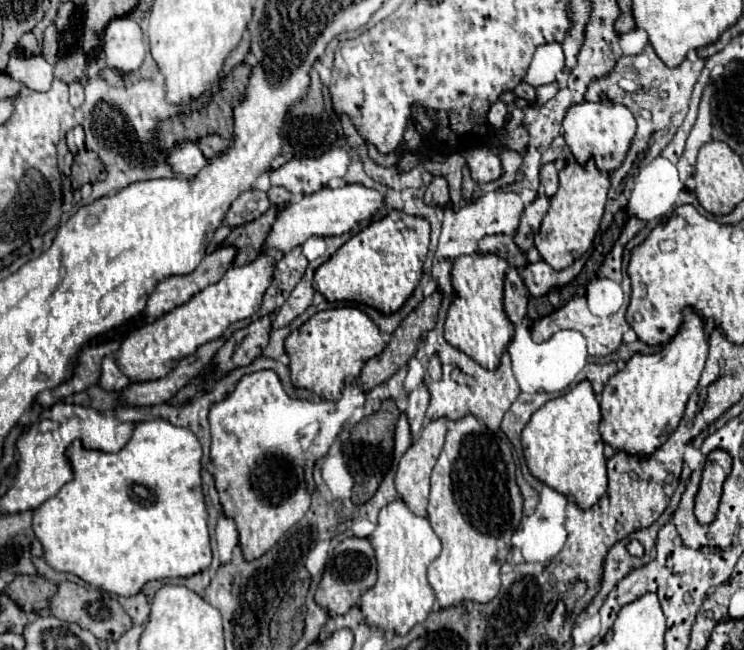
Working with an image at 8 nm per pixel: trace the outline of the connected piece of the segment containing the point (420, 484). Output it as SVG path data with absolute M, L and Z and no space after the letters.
M437 419L431 421L427 427L423 427L419 439L409 447L409 451L403 455L401 463L399 463L399 471L395 477L395 489L397 489L397 497L403 499L403 503L407 503L407 507L415 513L415 515L423 515L427 517L427 499L429 499L429 475L439 459L439 453L443 449L445 443L445 433L447 433L447 419Z

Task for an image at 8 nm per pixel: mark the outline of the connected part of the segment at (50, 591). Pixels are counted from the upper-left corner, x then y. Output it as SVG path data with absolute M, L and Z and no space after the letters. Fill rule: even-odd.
M17 575L7 587L5 595L11 597L23 611L41 611L47 607L47 601L55 595L57 585L41 575Z

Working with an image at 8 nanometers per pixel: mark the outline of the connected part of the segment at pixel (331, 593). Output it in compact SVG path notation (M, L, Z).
M349 537L335 547L333 557L329 559L325 573L323 573L323 579L317 587L315 603L331 615L345 615L351 607L359 605L363 591L369 591L375 583L377 583L377 561L375 561L375 553L373 553L371 543L367 539Z

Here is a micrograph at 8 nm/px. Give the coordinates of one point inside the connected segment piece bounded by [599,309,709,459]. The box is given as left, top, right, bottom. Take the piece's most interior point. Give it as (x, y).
(641, 405)

